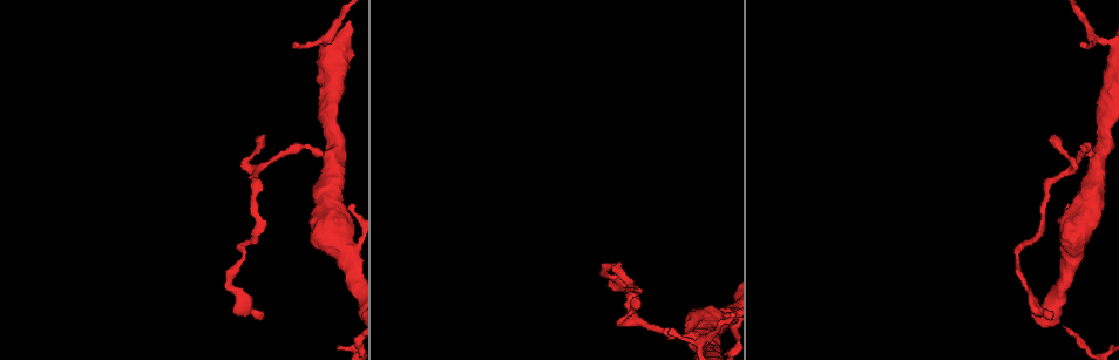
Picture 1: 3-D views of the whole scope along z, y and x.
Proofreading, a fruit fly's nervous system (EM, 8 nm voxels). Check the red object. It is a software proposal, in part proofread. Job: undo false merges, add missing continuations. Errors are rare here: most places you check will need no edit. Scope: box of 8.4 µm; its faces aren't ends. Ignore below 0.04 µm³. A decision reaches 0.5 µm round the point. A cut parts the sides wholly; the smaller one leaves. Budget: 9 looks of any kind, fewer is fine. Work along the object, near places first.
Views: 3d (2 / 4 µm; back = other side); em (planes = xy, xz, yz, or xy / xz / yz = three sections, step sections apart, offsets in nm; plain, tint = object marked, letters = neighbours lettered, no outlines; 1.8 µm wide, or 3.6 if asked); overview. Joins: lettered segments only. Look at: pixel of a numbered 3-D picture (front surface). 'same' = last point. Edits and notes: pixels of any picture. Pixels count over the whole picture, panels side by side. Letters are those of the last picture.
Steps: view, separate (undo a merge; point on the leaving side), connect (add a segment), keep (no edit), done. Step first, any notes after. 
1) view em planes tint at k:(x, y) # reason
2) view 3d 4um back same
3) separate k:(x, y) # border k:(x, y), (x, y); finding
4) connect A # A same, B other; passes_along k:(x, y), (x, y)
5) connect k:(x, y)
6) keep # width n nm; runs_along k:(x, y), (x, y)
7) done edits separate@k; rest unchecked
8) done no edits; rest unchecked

view 3d 4um at 1:(333, 156) # small branch off a trunk

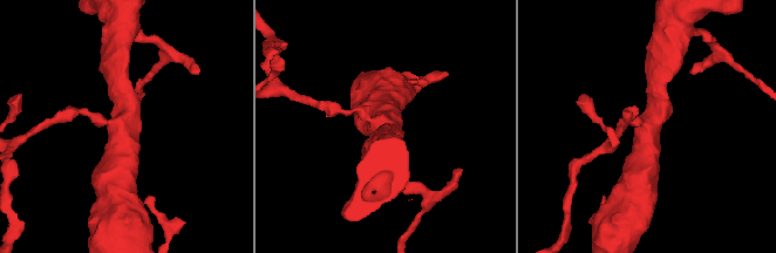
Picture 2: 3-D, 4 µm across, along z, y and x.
view em xz step 4 tint at 2:(119, 127) # arms 3

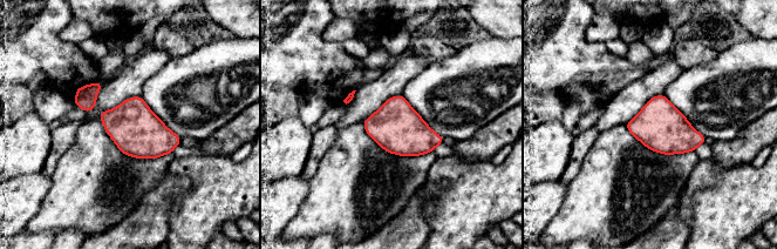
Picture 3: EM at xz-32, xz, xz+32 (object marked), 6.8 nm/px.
view em planes letters same # cut it another way

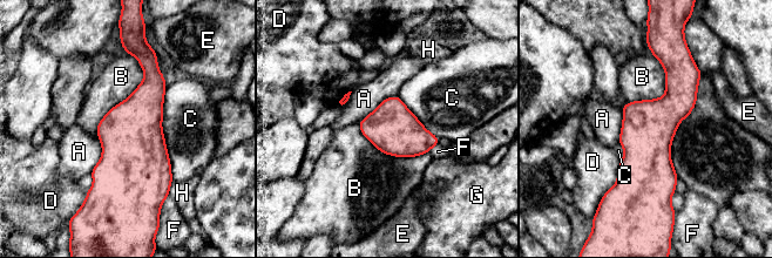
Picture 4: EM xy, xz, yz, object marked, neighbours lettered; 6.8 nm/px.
keep # width 360 nm; A other, B other, C other, D other, E other, F other, G other, H other; runs_along 4:(663, 58), (674, 104), (647, 133), (644, 197); one cell here

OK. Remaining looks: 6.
view em xz step 8 tint at 1:(263, 136) # an open end

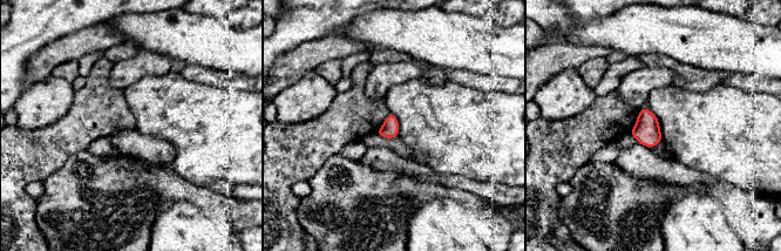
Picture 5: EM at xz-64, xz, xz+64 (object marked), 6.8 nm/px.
view em planes tint same # another direction

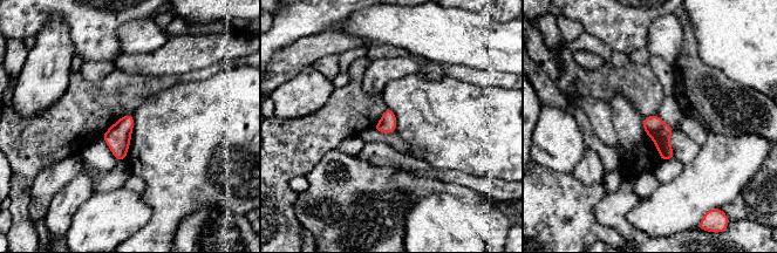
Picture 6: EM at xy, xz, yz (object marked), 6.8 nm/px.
view em planes letters same

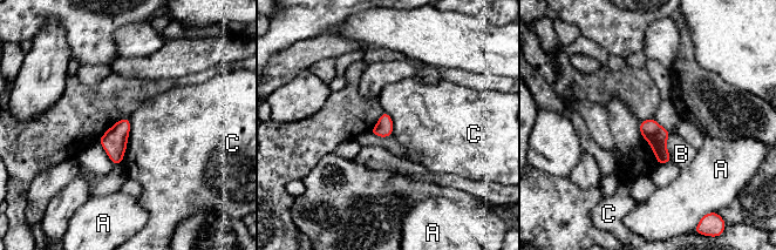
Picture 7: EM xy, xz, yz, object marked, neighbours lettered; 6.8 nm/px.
keep # longest_contact C 320 nm; A other, B other, C other; no lettered segment goes on from it

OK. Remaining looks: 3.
view 3d 4um back at 1:(1085, 43) # an open end

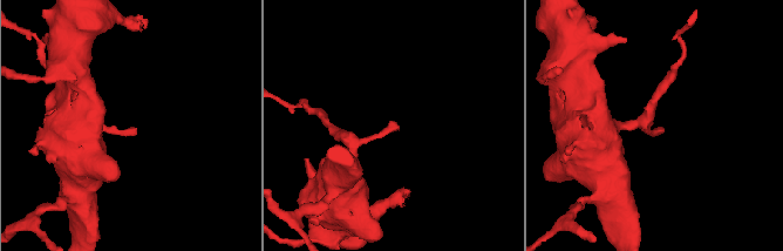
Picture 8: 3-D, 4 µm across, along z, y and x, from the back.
view em planes letters at 8:(396, 127) # shape alone is not enough

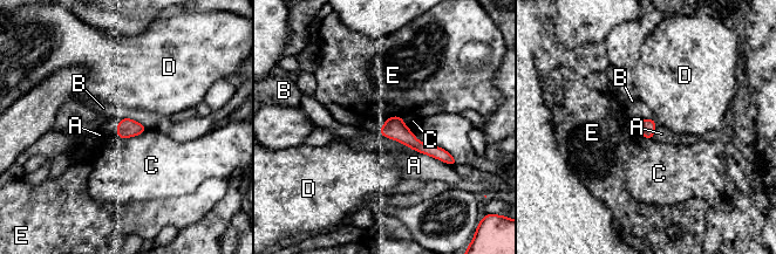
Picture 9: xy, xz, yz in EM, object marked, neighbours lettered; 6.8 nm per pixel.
keep # longest_contact A 550 nm; A other, B other, C other, D other, E other; border 9:(379, 132), (449, 164); none of them fits

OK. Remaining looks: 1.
view em planes letters at 1:(1052, 318) # thin end

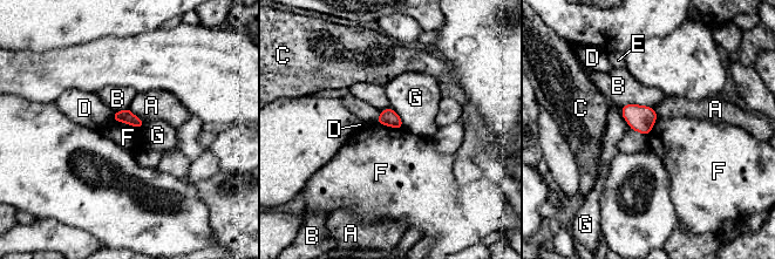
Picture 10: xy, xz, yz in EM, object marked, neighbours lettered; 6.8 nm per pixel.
keep # width 90 nm; A other, B other, C other, D other, E other, F other, G other; border 10:(111, 118), (141, 128); no lettered segment goes on from it

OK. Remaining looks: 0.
done no edits; rest unchecked

